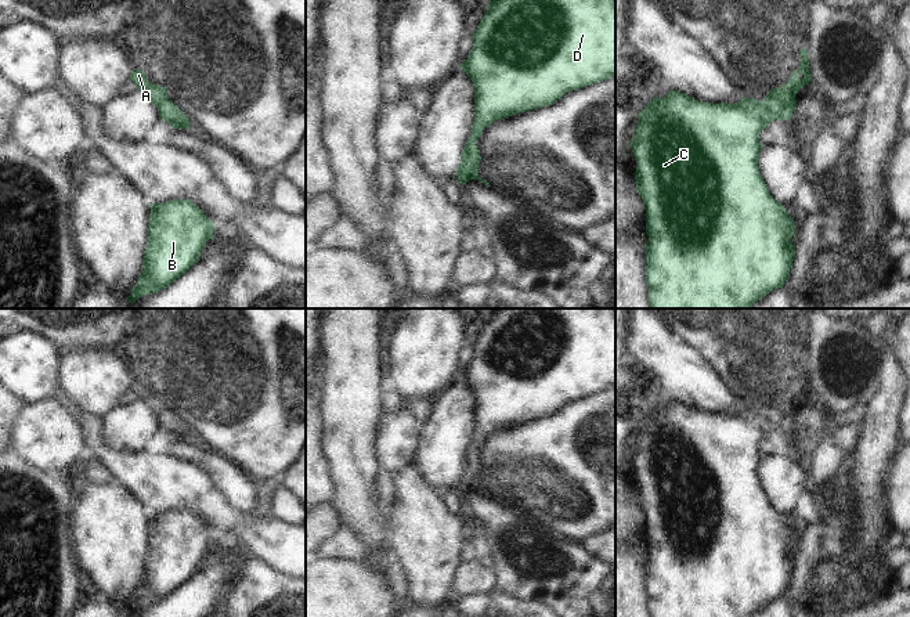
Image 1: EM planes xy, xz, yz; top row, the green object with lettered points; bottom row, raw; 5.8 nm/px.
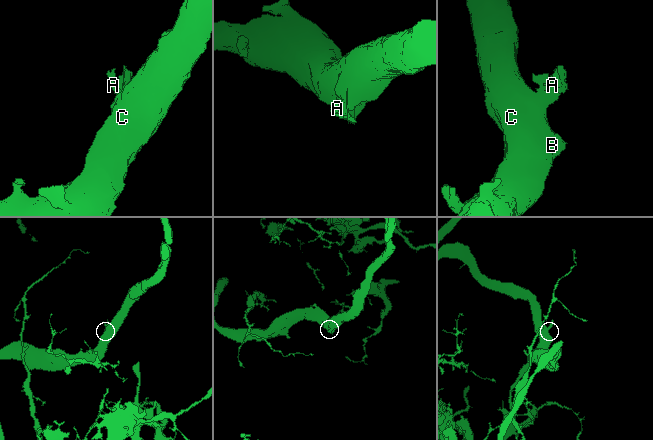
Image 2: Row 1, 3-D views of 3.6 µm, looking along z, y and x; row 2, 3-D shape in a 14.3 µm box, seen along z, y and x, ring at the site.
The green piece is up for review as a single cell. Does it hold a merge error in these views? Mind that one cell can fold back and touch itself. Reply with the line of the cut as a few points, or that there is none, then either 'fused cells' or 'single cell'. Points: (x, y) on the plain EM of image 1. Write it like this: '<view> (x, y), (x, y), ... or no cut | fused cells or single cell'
yz (765, 408), (773, 408), (779, 412), (783, 429) | fused cells

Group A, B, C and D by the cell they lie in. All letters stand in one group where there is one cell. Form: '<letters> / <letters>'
A / B C D

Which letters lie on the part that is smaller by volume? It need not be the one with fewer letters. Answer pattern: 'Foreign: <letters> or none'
Foreign: A.

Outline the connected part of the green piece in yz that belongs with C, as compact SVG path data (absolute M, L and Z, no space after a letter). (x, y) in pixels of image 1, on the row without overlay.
M669 400L662 409L654 407L639 425L635 437L632 458L638 473L635 480L636 502L646 515L646 595L649 598L650 617L752 617L755 611L774 599L783 598L790 587L790 580L795 567L795 555L791 548L795 545L794 530L786 522L786 517L776 512L770 505L758 476L759 461L762 454L759 443L773 430L783 430L781 415L779 411L769 408L758 411L744 407L739 412L703 412L676 400Z

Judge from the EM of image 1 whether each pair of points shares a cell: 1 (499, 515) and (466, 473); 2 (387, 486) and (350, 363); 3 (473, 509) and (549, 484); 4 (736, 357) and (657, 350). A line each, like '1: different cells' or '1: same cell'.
1: different cells
2: different cells
3: different cells
4: different cells

